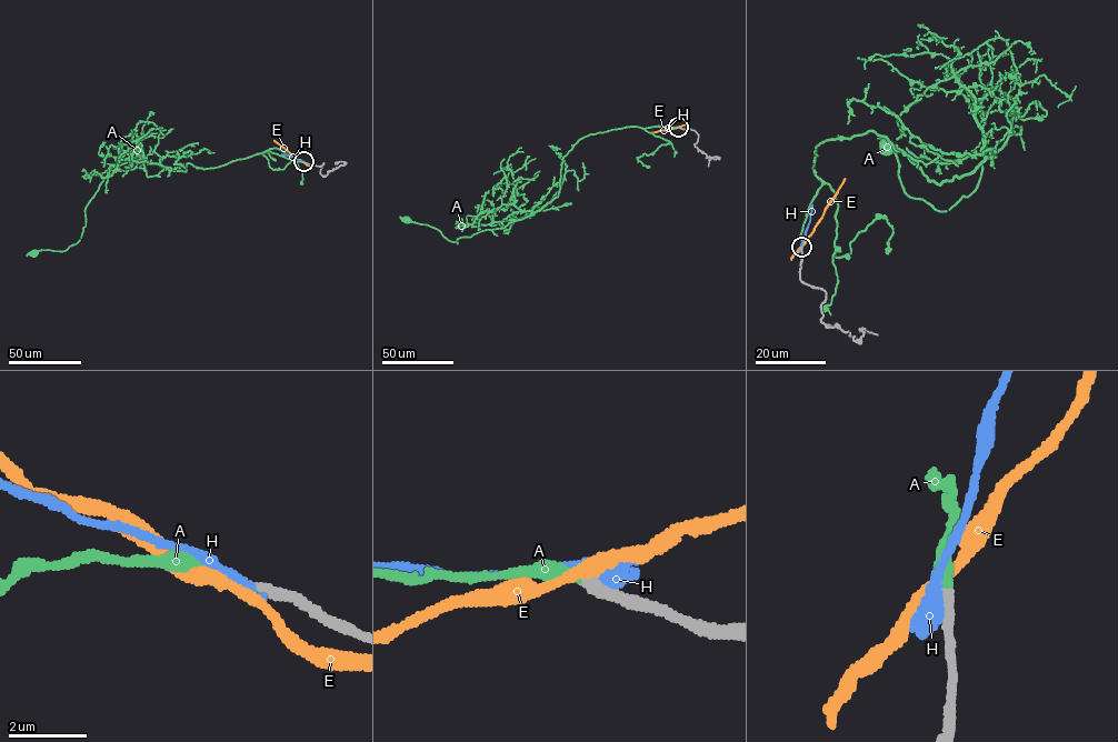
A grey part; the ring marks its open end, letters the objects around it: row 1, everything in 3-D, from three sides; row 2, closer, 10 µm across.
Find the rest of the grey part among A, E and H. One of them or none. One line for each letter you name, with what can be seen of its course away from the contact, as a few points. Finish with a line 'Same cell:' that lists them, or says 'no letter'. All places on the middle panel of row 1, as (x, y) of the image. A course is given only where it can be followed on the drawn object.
A: course (678, 127), (628, 127), (581, 138), (562, 159), (557, 196), (458, 243), (407, 220)
Same cell: A

